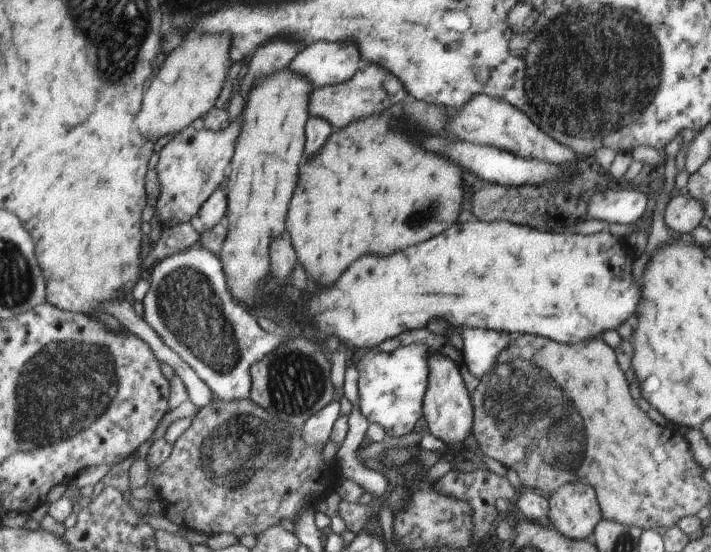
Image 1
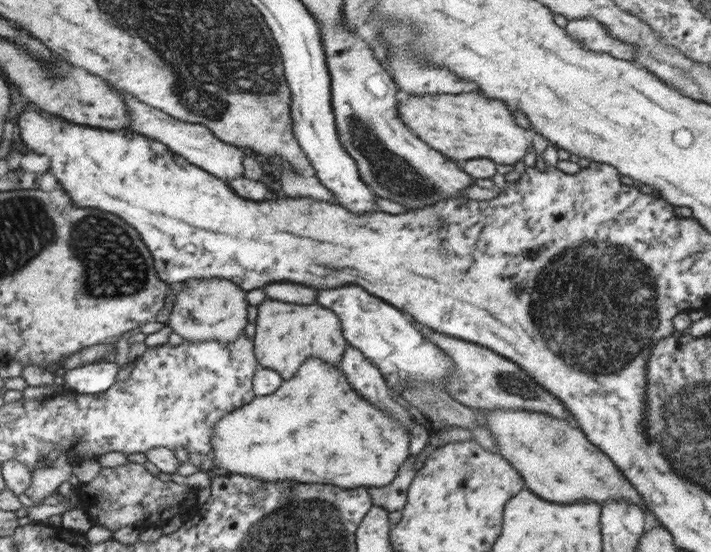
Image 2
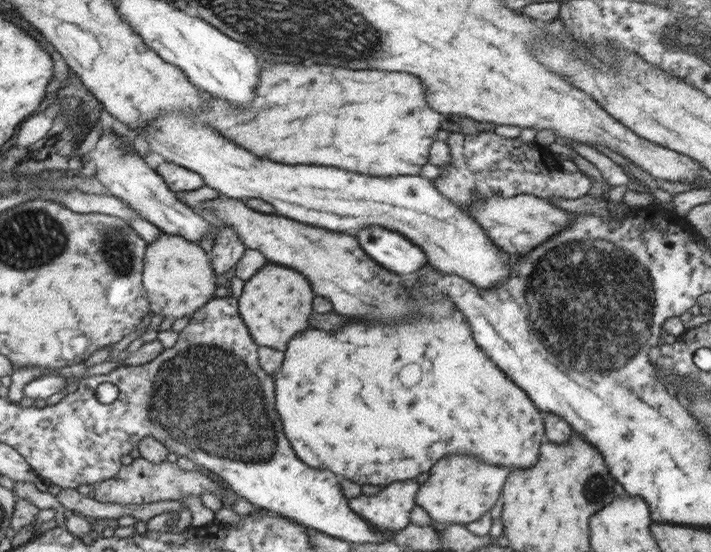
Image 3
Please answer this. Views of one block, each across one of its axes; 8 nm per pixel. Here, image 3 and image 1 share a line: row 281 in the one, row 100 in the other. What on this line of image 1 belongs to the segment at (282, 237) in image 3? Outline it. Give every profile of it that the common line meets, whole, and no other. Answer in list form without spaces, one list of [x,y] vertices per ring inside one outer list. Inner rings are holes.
[[[364,64],[358,74],[354,75],[346,83],[316,87],[312,92],[312,116],[324,118],[336,128],[344,128],[354,120],[360,120],[364,116],[372,116],[376,112],[382,112],[386,108],[392,108],[408,95],[407,88],[394,73],[380,64]]]

